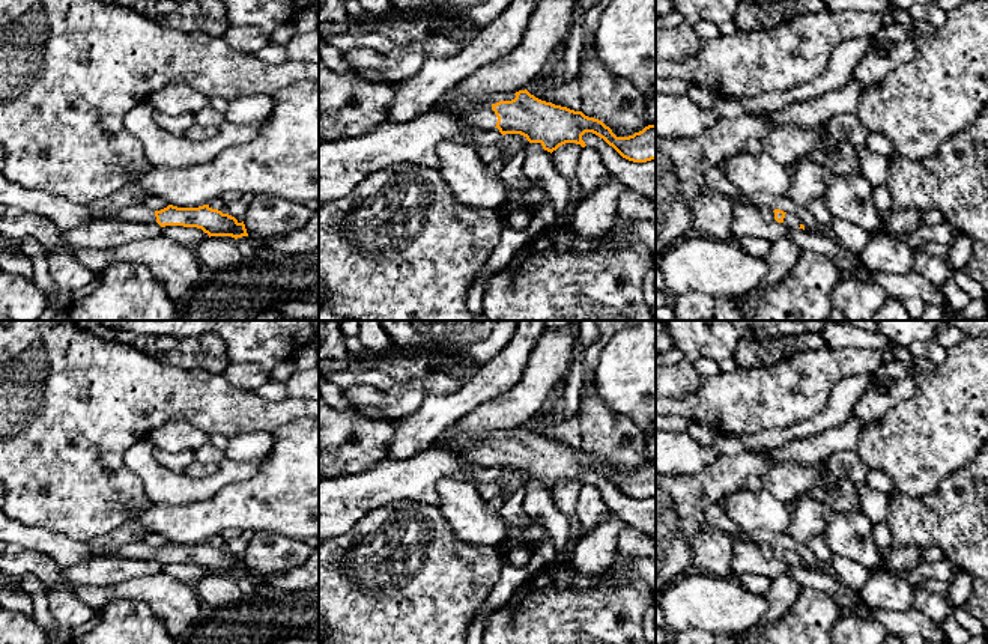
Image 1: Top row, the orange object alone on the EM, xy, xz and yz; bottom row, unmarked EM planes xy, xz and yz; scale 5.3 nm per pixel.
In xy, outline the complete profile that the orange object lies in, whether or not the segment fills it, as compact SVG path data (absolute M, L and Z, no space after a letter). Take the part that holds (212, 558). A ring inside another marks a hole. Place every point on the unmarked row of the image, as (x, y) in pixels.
M146 540L132 542L120 546L114 557L126 560L197 564L211 573L232 573L235 576L248 573L244 558L212 546L209 542L199 545L177 545L168 542L161 548L152 548Z

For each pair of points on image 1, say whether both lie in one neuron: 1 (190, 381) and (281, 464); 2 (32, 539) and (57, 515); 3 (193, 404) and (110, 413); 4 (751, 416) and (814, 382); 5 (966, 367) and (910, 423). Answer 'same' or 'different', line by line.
1: different
2: different
3: same
4: same
5: same

